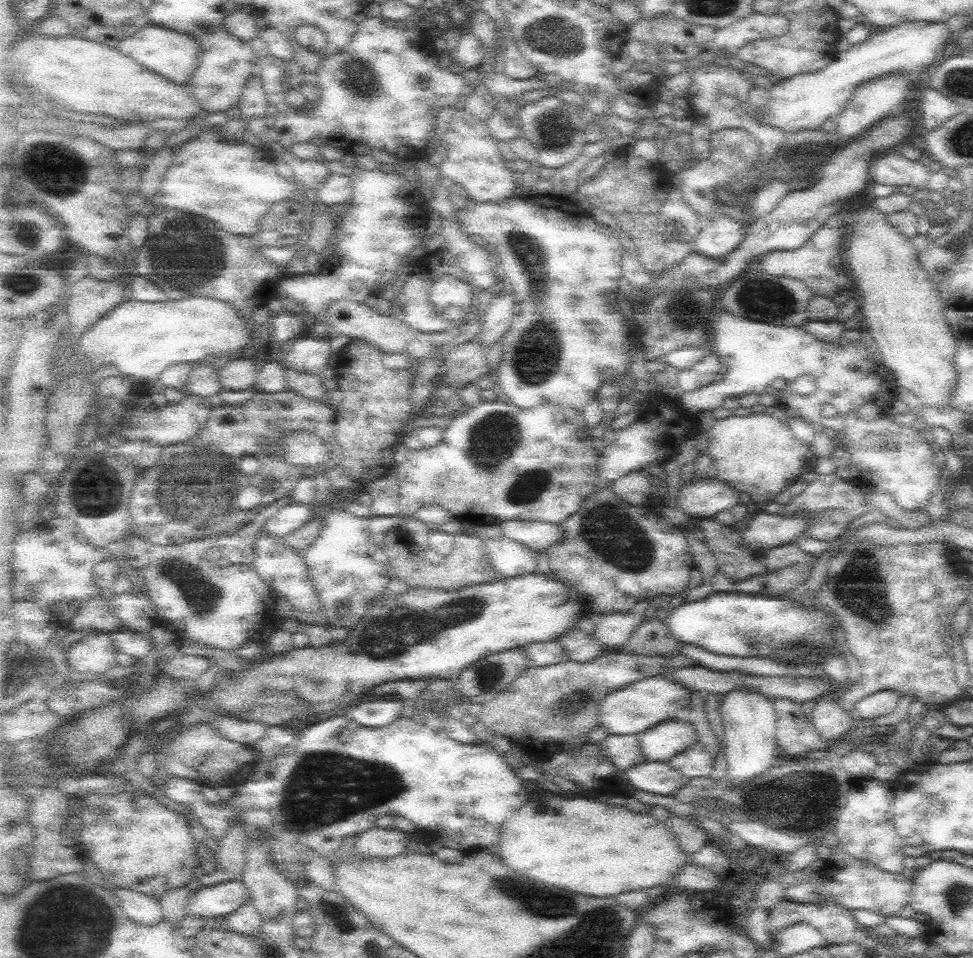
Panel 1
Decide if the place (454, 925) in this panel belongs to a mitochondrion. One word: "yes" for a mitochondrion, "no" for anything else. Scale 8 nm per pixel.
no

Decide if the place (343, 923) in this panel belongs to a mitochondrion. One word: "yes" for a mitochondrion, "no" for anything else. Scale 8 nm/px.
yes

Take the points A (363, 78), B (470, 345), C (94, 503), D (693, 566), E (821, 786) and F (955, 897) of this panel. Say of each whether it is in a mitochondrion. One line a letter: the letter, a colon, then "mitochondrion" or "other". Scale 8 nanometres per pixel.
A: mitochondrion
B: other
C: mitochondrion
D: other
E: other
F: mitochondrion

